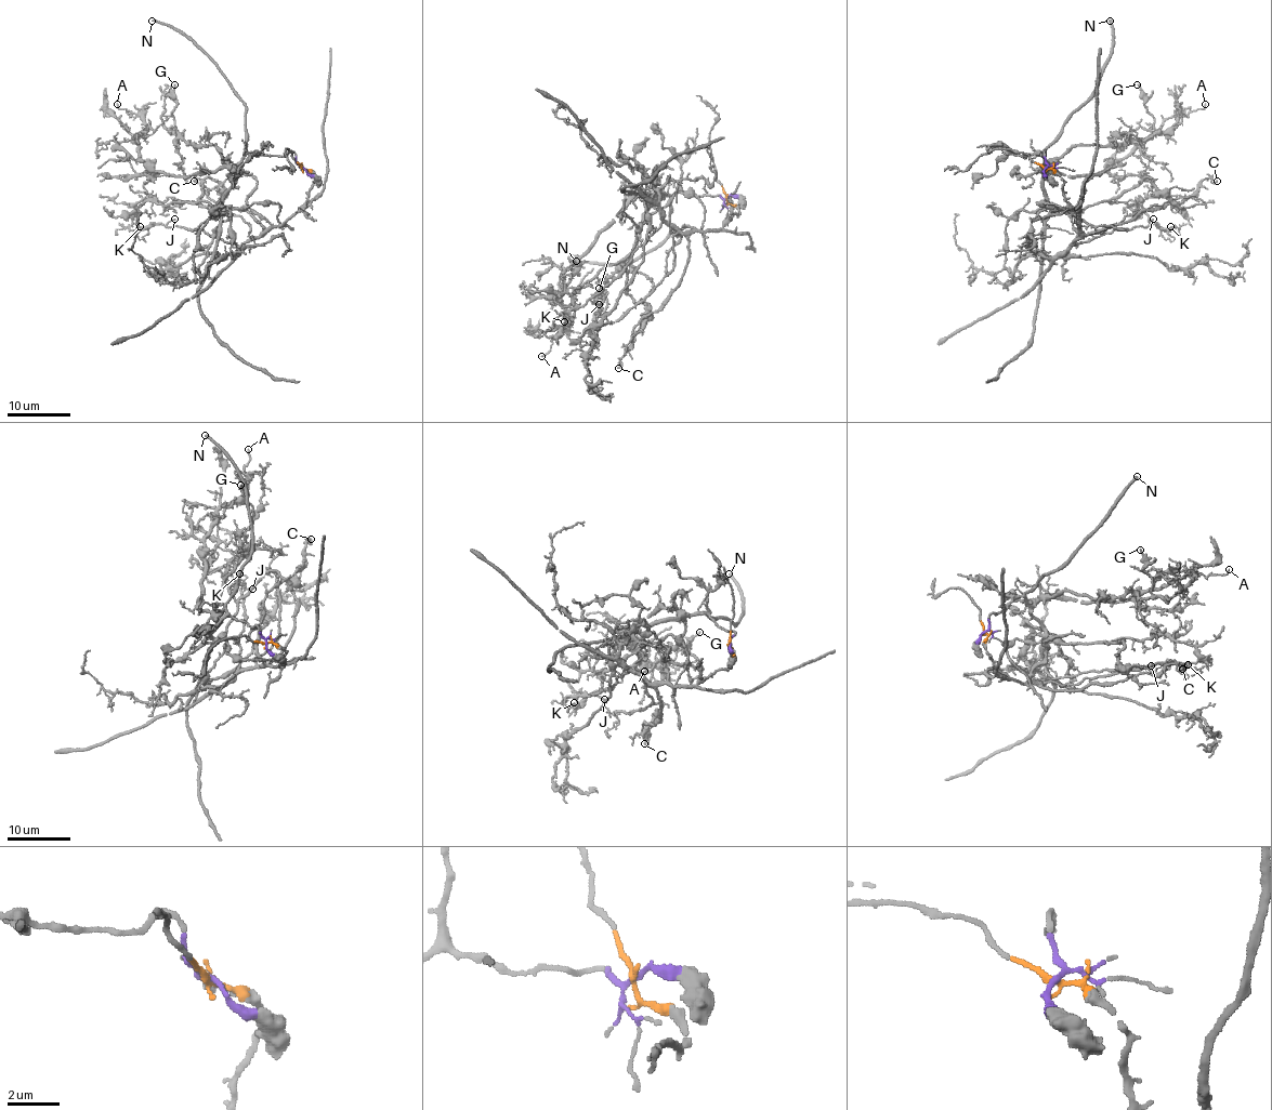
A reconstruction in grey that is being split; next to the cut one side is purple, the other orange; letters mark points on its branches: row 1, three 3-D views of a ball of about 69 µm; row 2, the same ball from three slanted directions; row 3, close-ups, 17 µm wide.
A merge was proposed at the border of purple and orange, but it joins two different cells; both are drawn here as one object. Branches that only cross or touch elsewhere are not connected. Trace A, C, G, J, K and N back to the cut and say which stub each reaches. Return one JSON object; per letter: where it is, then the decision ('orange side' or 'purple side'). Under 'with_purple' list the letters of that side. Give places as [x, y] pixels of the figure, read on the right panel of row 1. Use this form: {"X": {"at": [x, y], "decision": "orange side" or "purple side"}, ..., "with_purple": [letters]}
{"A": {"at": [1205, 104], "decision": "purple side"}, "C": {"at": [1217, 181], "decision": "orange side"}, "G": {"at": [1137, 84], "decision": "purple side"}, "J": {"at": [1153, 219], "decision": "orange side"}, "K": {"at": [1170, 226], "decision": "orange side"}, "N": {"at": [1110, 21], "decision": "purple side"}, "with_purple": ["A", "G", "N"]}

